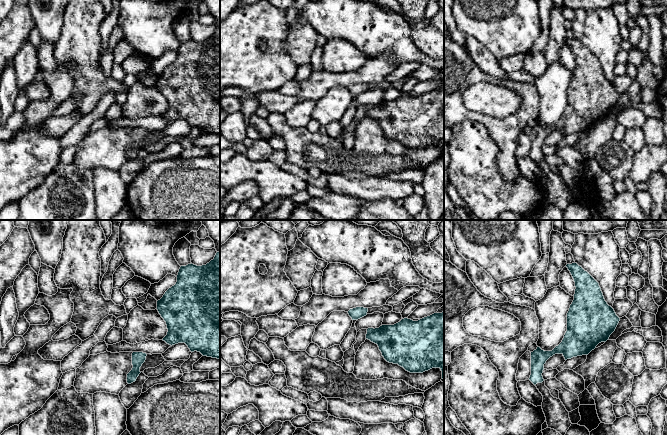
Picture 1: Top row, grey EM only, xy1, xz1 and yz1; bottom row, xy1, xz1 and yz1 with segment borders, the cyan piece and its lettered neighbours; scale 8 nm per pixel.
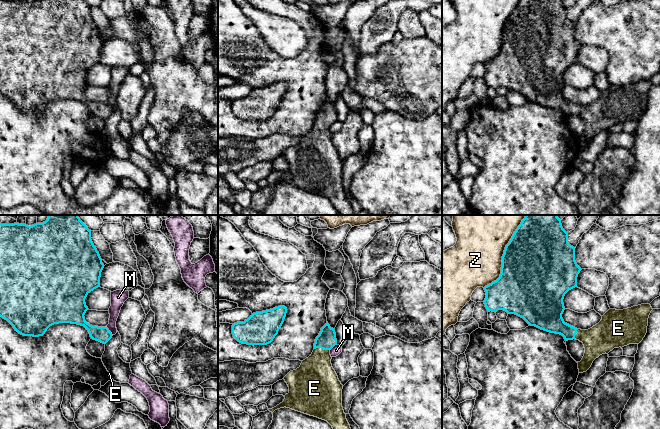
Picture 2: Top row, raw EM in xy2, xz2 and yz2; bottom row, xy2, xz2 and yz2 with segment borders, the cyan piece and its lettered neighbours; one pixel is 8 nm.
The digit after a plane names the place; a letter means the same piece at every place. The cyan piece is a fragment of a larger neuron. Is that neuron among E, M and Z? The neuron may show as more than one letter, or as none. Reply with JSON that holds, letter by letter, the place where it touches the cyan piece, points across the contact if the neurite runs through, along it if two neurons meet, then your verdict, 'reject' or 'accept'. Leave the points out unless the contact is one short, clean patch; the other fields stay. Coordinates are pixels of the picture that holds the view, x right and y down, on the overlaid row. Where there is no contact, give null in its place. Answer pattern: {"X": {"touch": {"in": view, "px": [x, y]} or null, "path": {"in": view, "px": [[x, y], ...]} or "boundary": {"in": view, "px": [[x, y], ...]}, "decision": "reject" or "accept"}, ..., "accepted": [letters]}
{"E": {"touch": {"in": "xz2", "px": [322, 348]}, "path": {"in": "xz2", "px": [[326, 340], [322, 348], [315, 378]]}, "decision": "accept"}, "M": {"touch": {"in": "xy2", "px": [109, 331]}, "boundary": {"in": "xy2", "px": [[106, 326], [112, 335]]}, "decision": "reject"}, "Z": {"touch": {"in": "yz2", "px": [503, 254]}, "decision": "reject"}, "accepted": ["E"]}

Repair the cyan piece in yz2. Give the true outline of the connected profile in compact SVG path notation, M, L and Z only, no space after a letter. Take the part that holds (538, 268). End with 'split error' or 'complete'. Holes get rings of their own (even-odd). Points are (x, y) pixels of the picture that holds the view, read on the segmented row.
M526 215L505 247L500 277L484 287L486 298L483 302L488 312L496 313L498 310L504 310L508 314L523 318L530 326L560 334L566 341L576 339L582 342L585 353L582 360L578 362L578 369L579 373L583 373L600 355L608 354L614 348L639 344L647 333L648 318L653 309L650 304L641 304L623 310L609 309L602 316L602 320L588 330L577 329L565 323L562 318L565 310L563 299L569 290L577 287L577 277L581 270L575 261L575 248L568 243L568 232L563 229L557 215Z; split error

